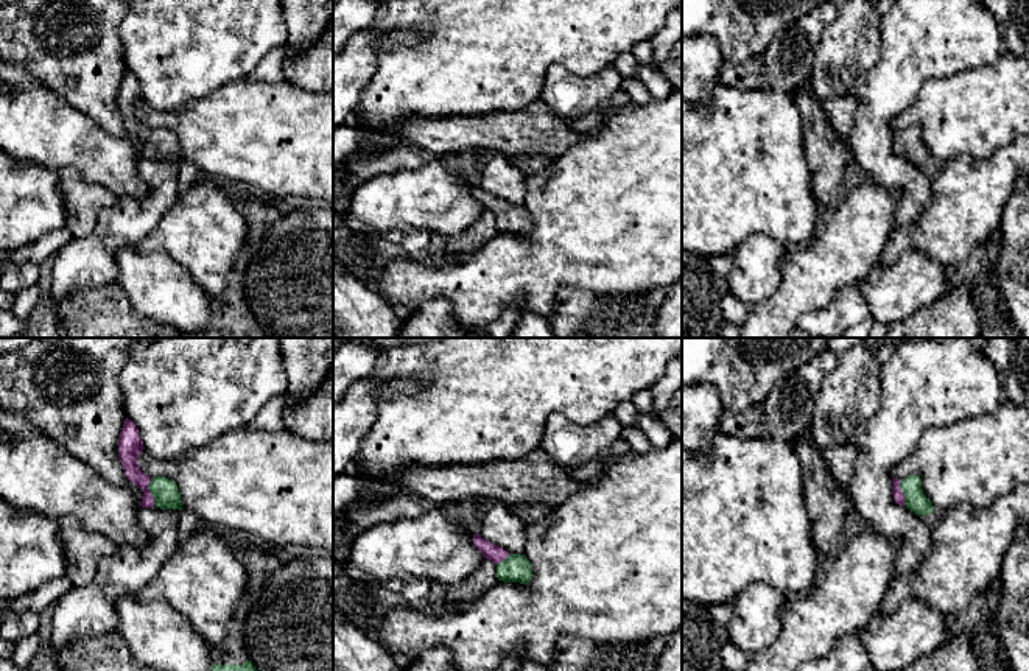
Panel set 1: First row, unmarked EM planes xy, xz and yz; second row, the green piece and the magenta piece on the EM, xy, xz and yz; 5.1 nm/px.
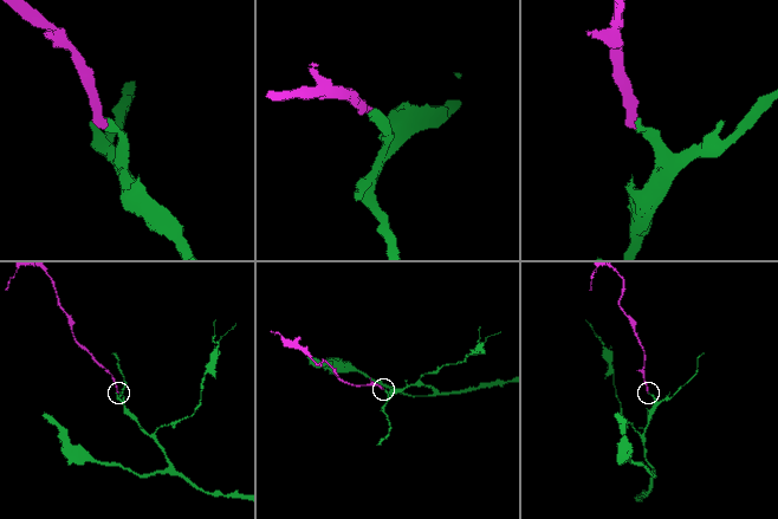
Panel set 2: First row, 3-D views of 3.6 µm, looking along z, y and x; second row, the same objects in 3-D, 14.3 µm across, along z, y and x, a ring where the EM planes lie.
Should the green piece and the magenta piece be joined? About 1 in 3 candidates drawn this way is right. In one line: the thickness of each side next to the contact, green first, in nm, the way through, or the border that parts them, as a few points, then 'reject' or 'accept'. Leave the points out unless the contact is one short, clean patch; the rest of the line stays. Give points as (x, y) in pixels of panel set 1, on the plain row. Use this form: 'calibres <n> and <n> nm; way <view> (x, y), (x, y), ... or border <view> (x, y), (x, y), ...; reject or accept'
calibres 130 and 120 nm; way xy (165, 144), (150, 142), (129, 117), (129, 98); accept

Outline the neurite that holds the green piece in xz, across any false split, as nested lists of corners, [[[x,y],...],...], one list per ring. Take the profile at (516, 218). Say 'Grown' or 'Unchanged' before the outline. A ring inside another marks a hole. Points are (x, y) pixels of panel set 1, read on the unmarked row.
Grown. [[[473,185],[473,196],[497,216],[497,229],[503,234],[528,235],[532,227],[531,213],[525,206],[509,206],[506,201]]]

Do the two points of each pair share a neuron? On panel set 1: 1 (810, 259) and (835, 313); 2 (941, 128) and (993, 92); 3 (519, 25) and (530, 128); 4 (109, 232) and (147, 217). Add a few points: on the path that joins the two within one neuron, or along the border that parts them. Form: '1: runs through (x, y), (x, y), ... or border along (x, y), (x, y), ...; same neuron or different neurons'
1: border along (856, 284), (797, 319); different neurons
2: runs through (953, 122), (959, 115), (972, 114), (981, 105); same neuron
3: border along (539, 97), (517, 111), (491, 112); different neurons
4: runs through (119, 228), (137, 218); same neuron

